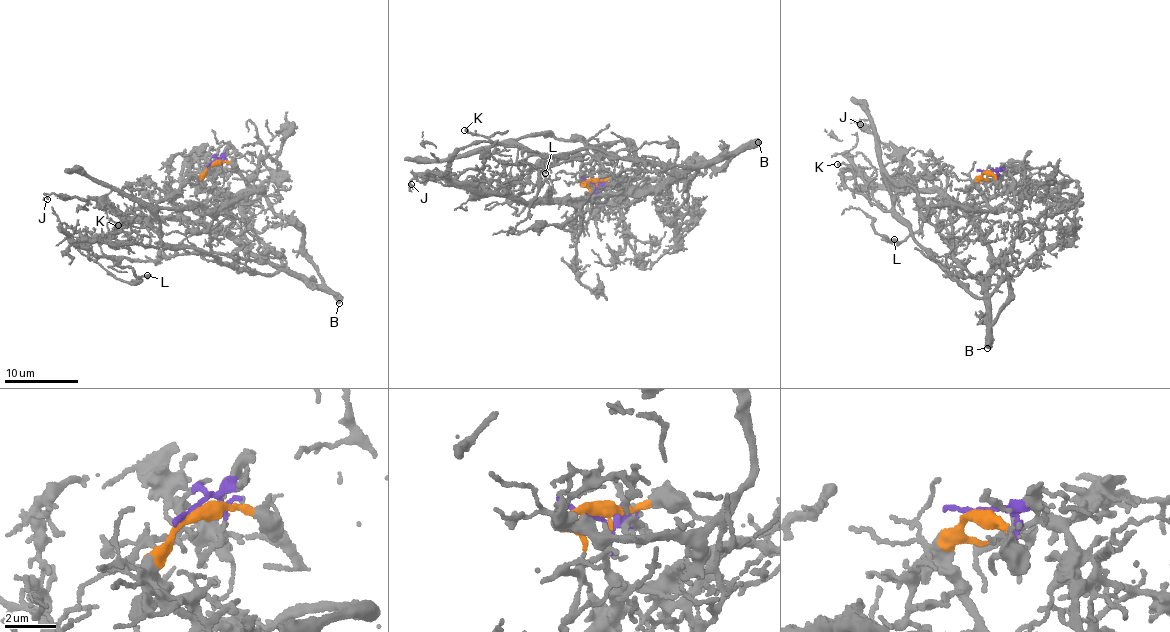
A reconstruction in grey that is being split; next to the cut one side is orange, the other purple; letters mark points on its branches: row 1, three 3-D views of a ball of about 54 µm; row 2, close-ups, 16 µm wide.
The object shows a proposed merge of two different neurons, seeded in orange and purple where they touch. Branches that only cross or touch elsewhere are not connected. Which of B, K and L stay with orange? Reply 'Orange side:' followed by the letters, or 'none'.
Orange side: none

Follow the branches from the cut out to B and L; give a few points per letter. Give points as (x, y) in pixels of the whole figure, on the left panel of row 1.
B: (213, 162), (217, 157), (211, 162), (239, 175), (266, 198), (267, 205), (300, 229), (304, 255), (339, 303)
L: (213, 162), (257, 195), (228, 205), (211, 252), (90, 255), (131, 284), (146, 275)

